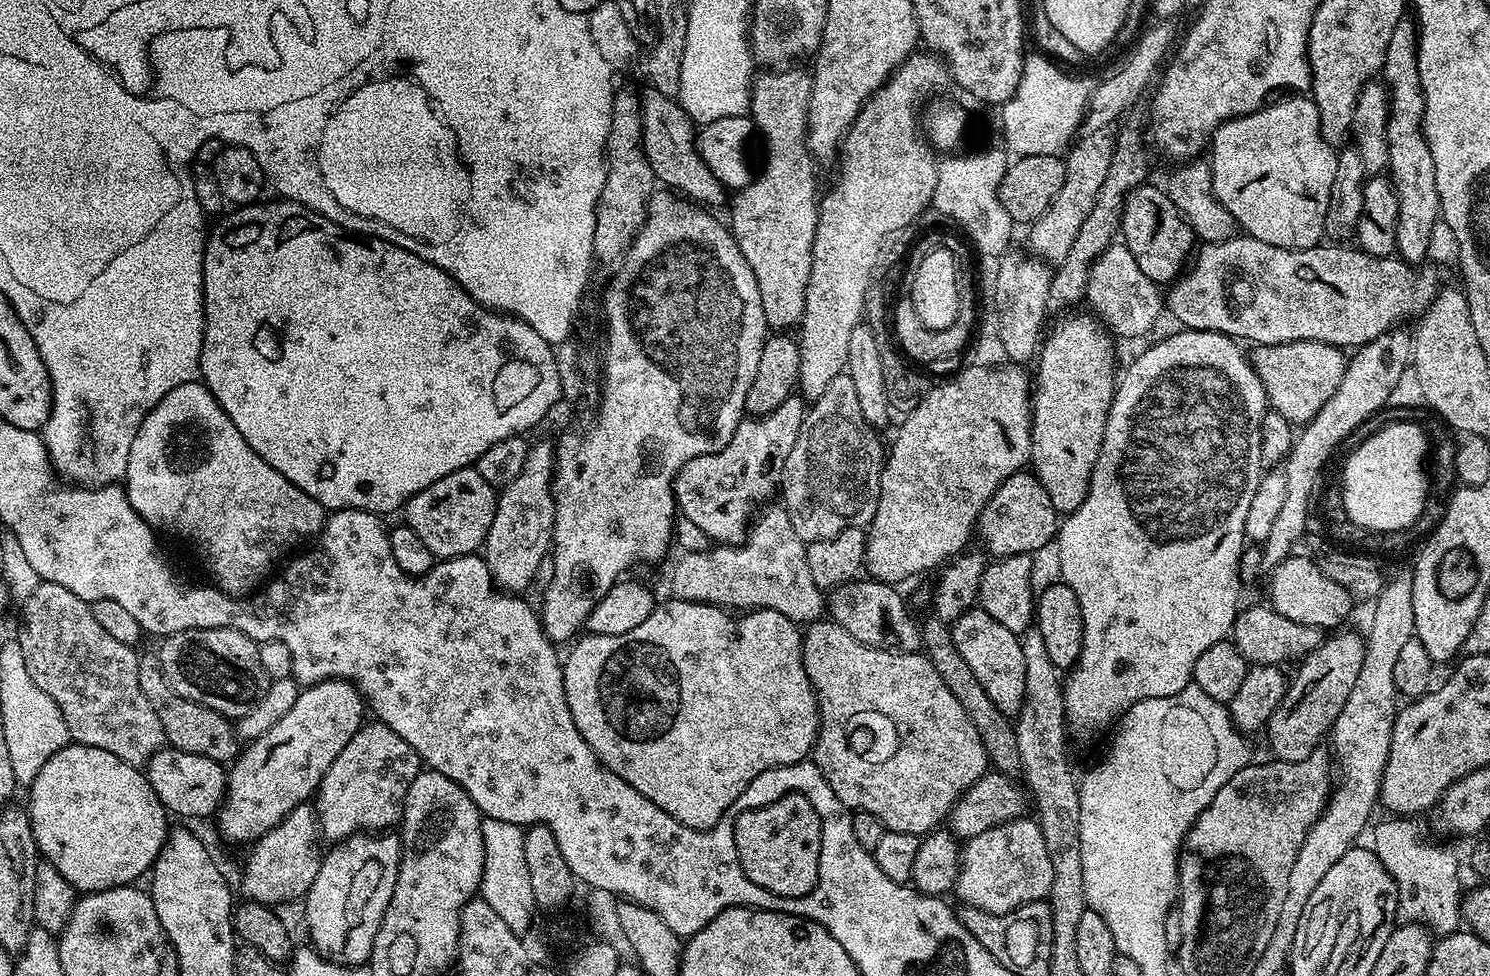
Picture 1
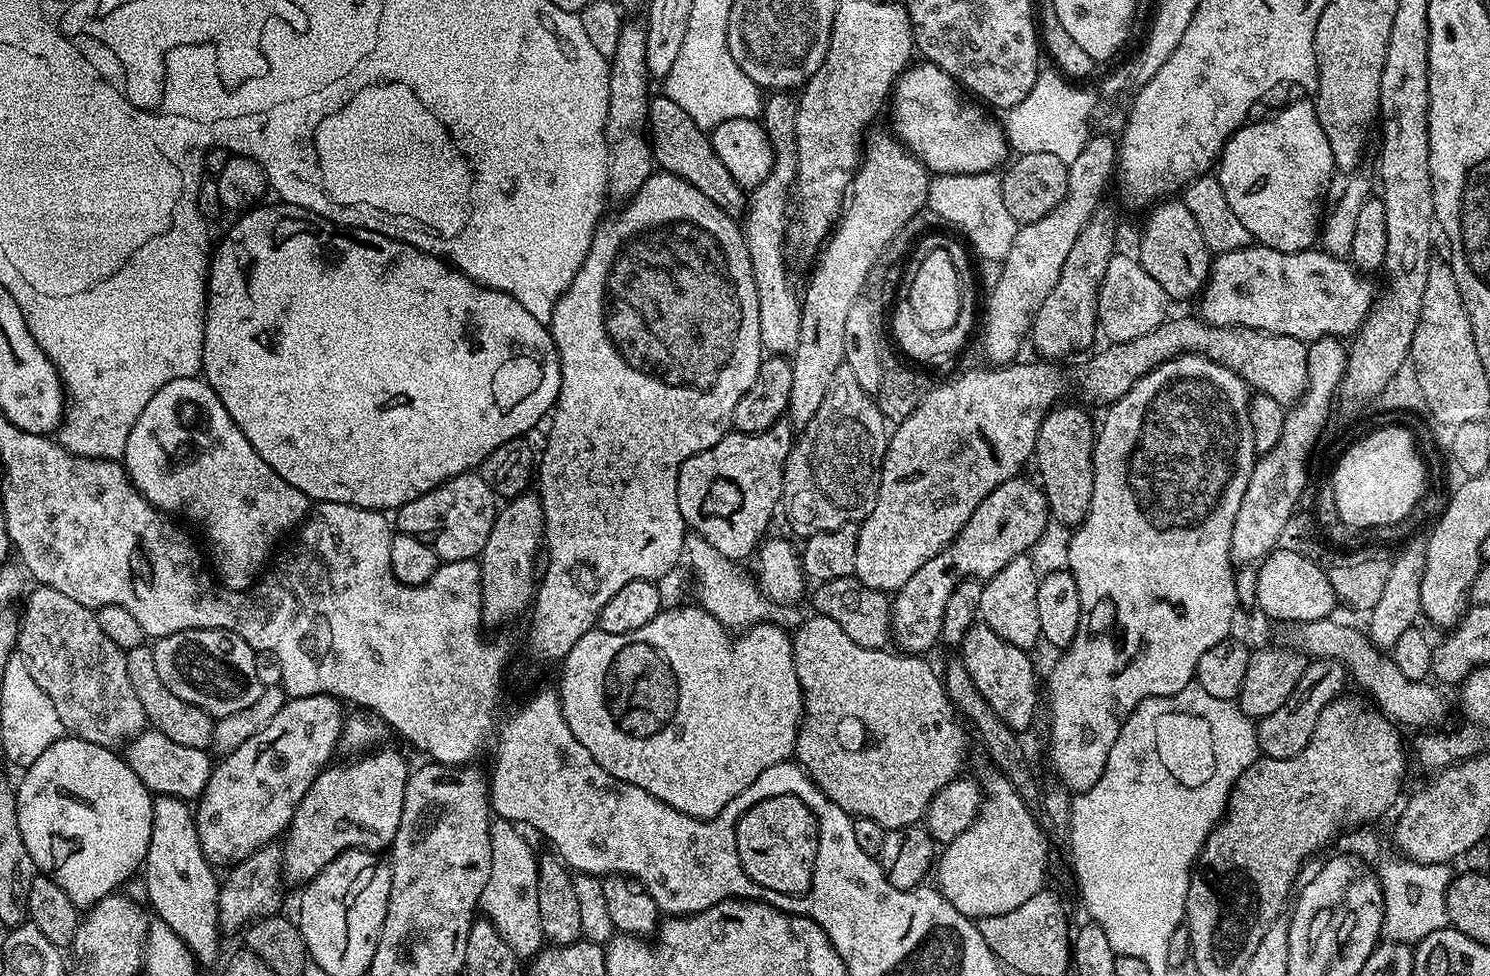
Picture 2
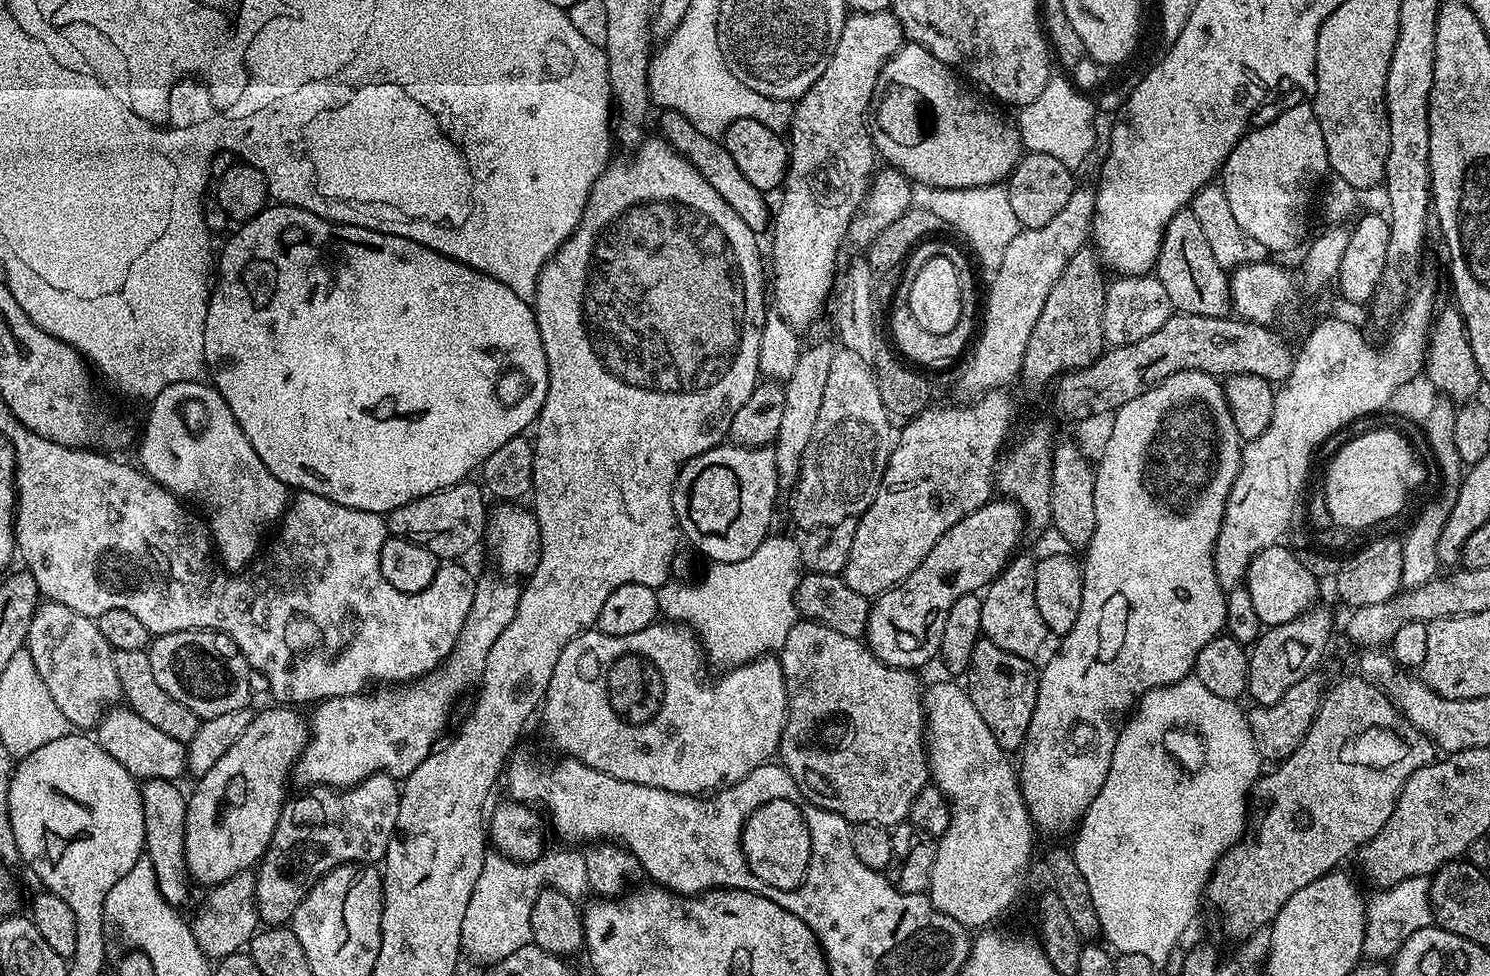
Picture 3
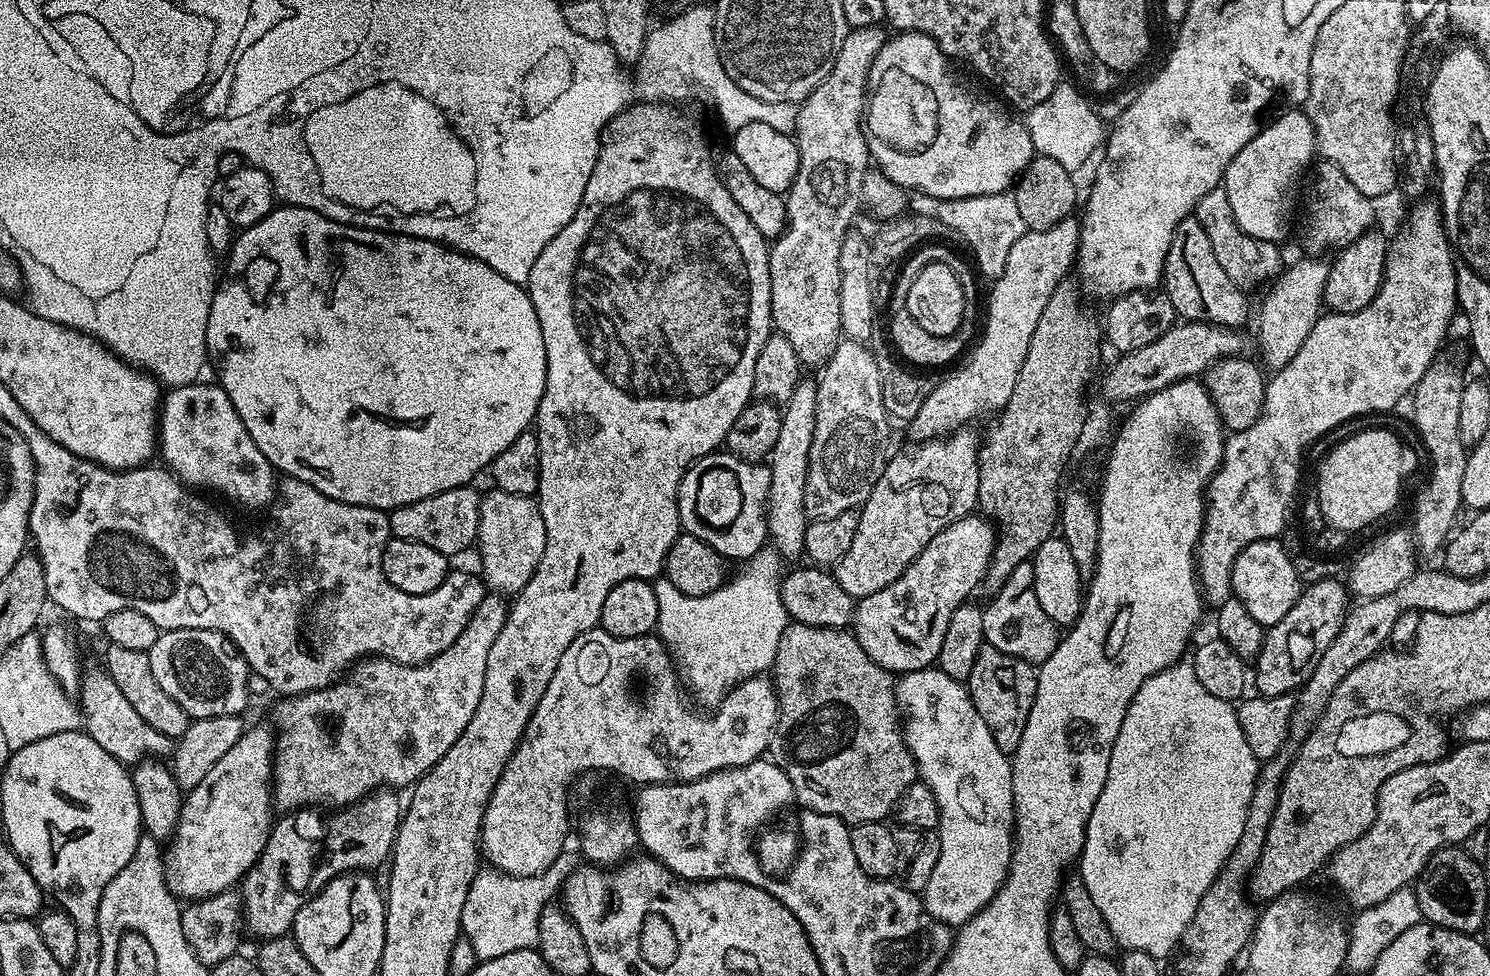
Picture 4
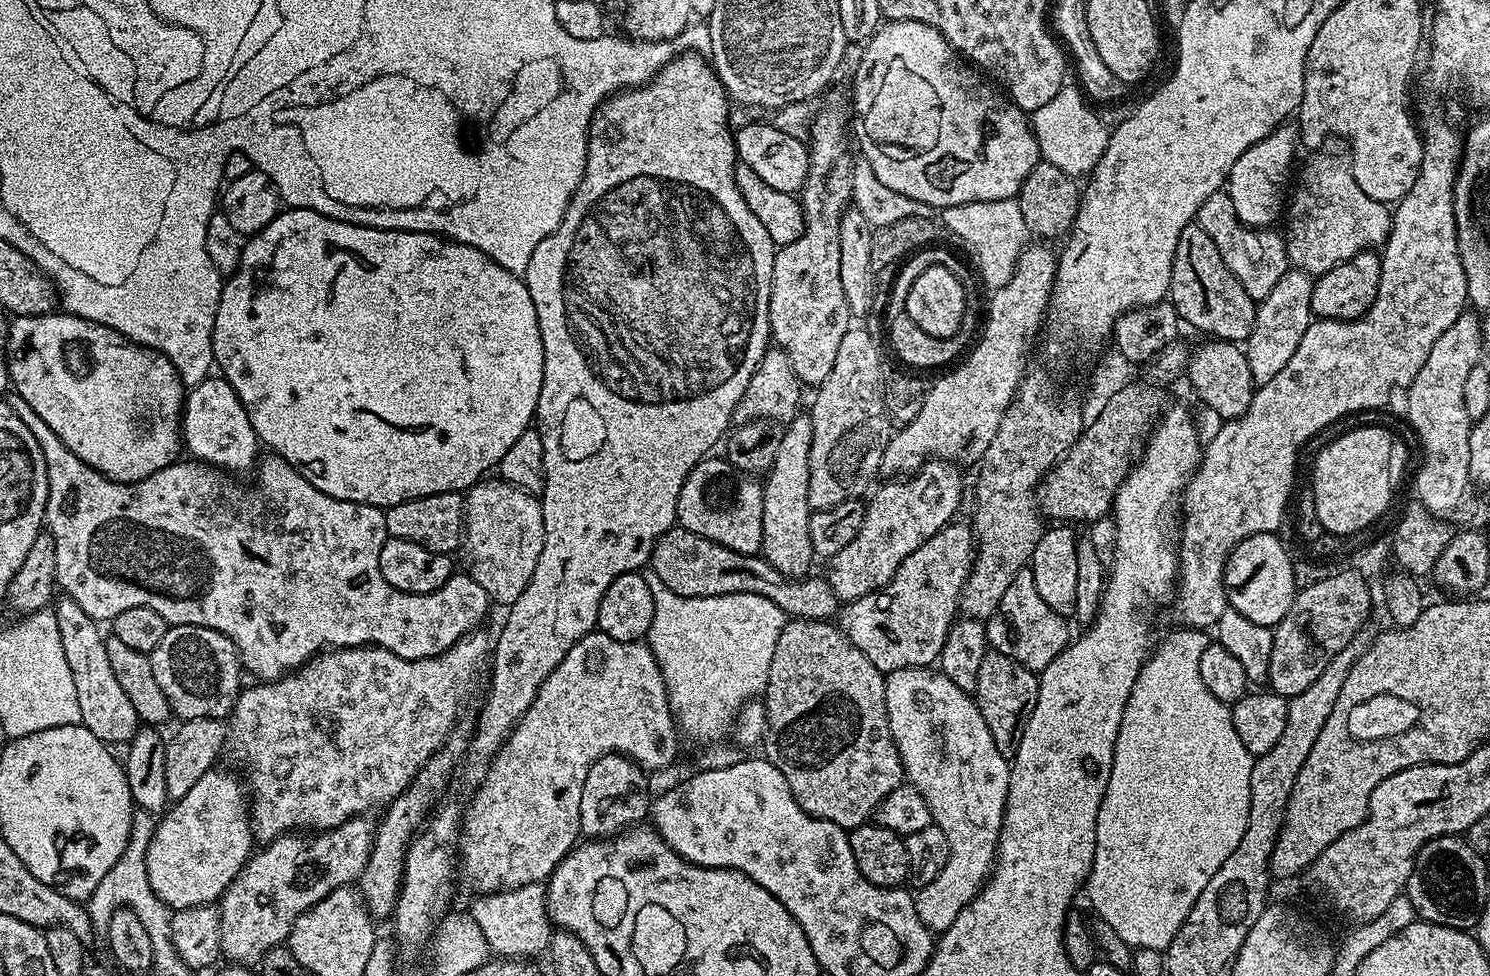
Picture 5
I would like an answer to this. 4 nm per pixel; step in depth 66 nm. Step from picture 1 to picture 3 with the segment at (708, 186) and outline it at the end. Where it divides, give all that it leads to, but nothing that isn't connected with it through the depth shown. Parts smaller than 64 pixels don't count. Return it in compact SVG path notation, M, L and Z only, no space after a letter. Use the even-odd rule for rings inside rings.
M661 111L660 116L660 132L659 135L667 140L669 146L680 156L687 156L688 161L696 167L698 174L702 174L702 178L706 178L706 182L710 182L710 186L714 186L714 190L718 190L718 194L722 194L725 200L734 209L734 214L738 214L738 218L742 218L742 222L746 222L746 226L750 226L750 230L757 234L763 233L764 228L767 229L770 224L770 208L768 212L768 204L765 193L758 191L753 184L747 180L746 174L742 174L742 170L738 170L738 166L734 166L734 158L730 158L730 150L726 150L726 146L715 136L707 136L698 130L694 130L694 126L682 114Z

